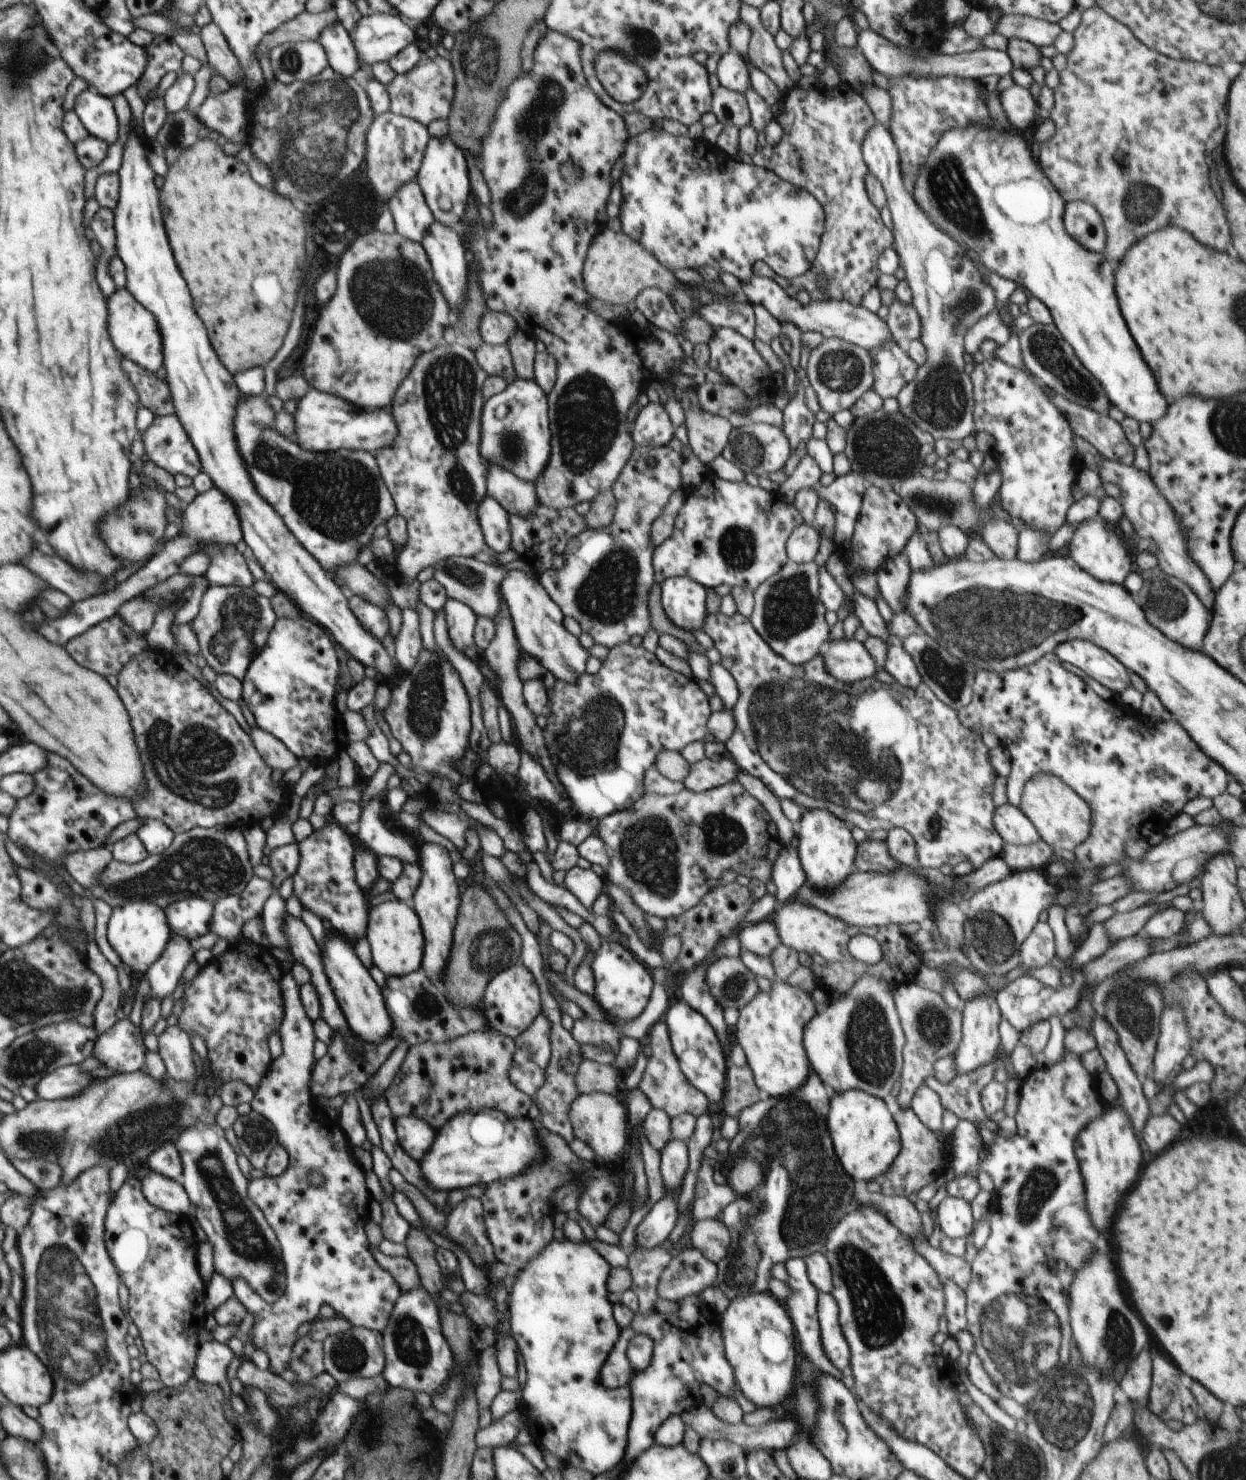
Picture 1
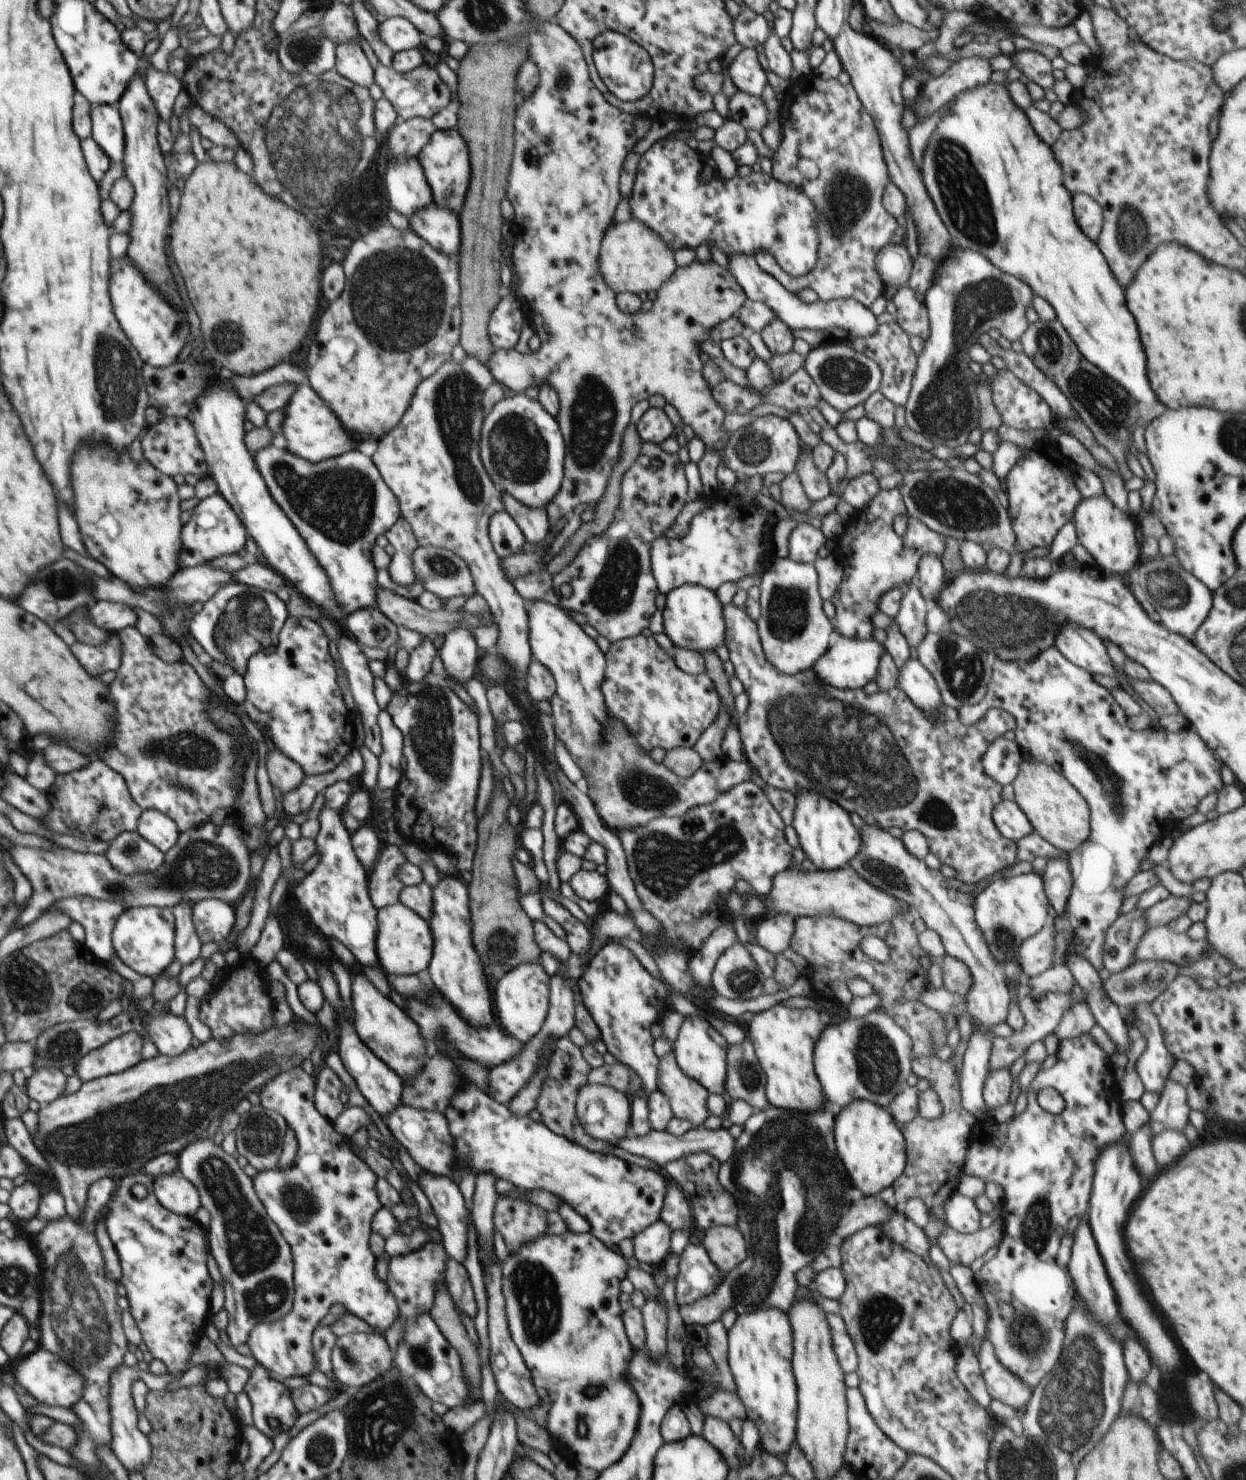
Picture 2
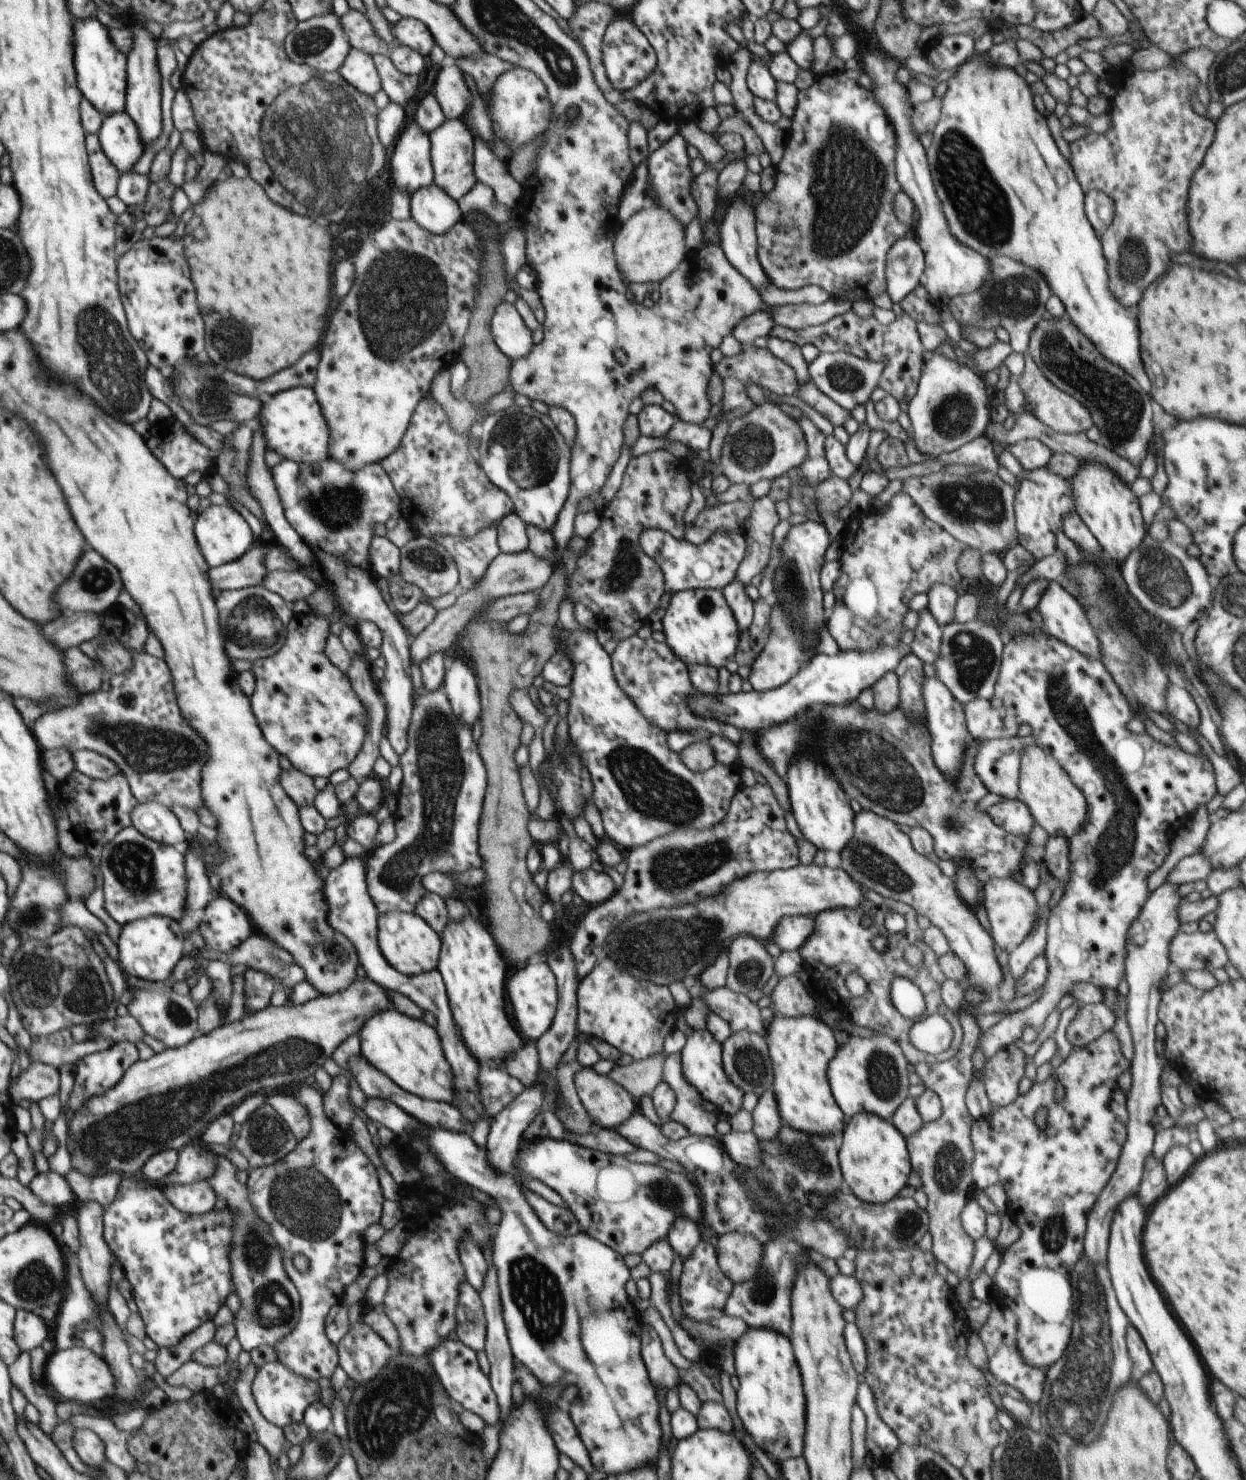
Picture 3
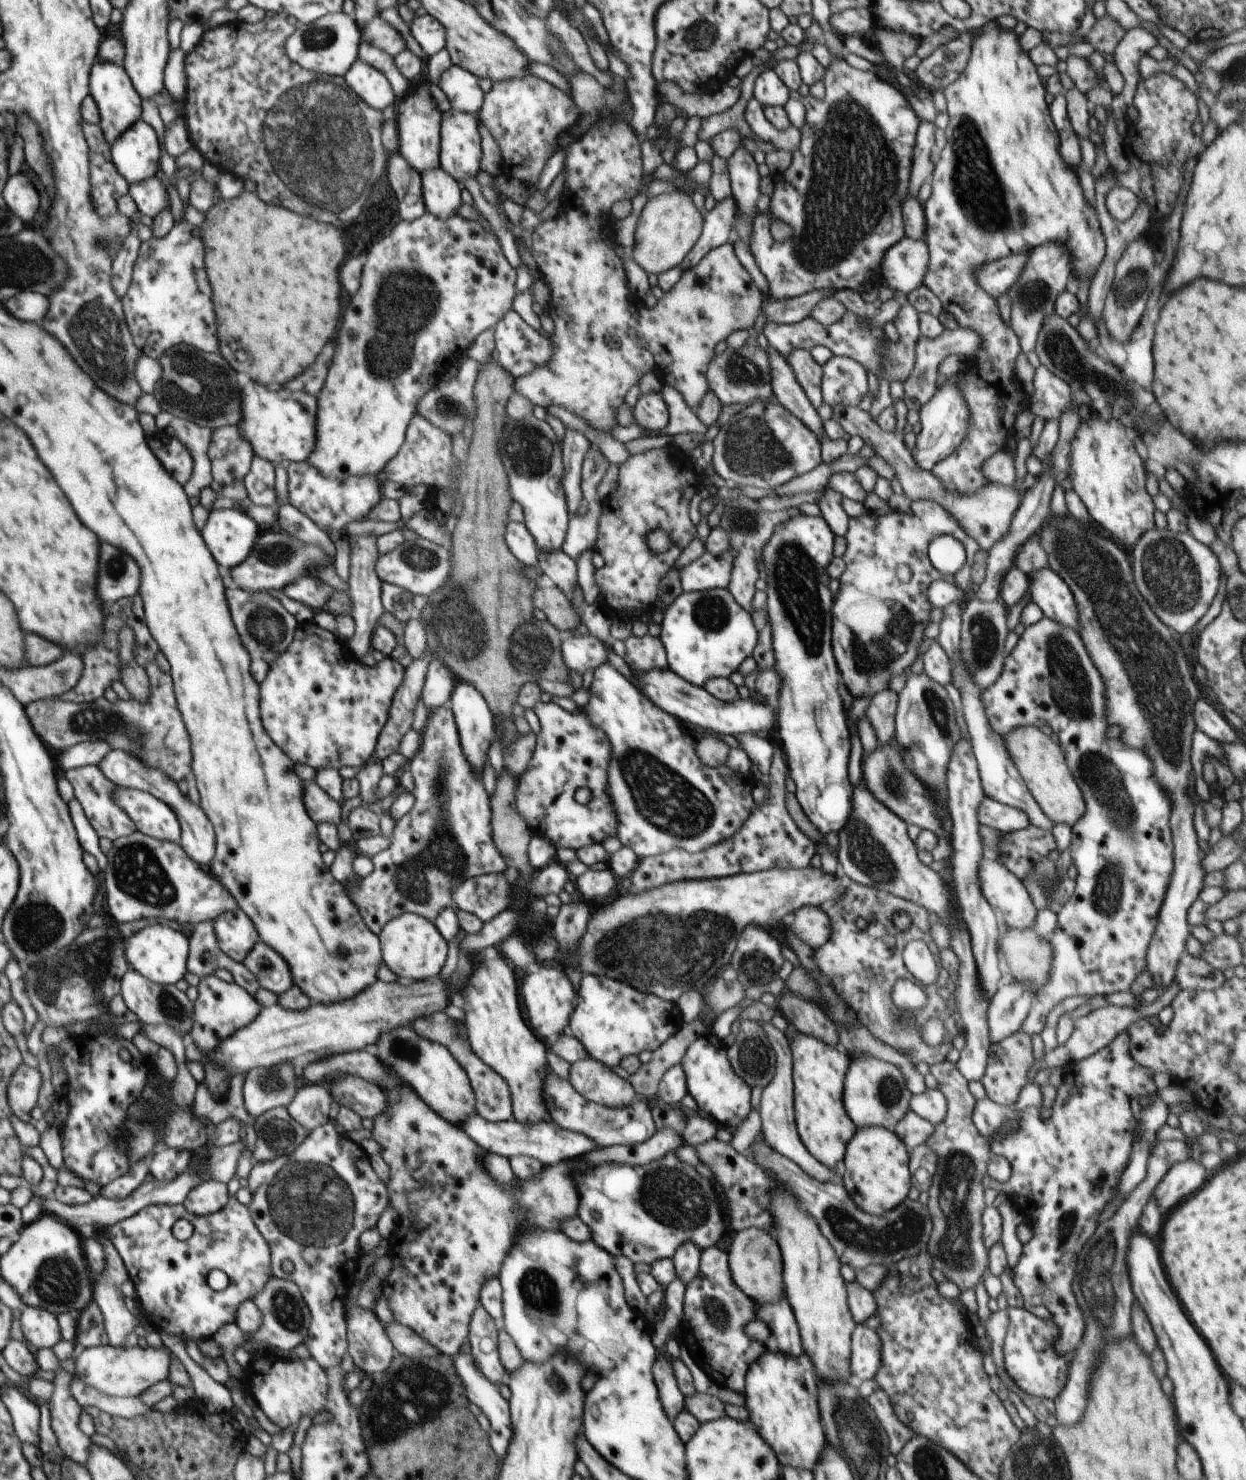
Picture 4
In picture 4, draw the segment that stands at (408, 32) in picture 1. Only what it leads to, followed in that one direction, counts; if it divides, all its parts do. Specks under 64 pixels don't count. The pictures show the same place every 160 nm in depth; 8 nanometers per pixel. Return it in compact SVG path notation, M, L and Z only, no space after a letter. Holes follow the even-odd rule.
M416 16L409 23L411 36L418 42L418 45L426 56L432 56L446 47L446 32L438 20L432 16Z

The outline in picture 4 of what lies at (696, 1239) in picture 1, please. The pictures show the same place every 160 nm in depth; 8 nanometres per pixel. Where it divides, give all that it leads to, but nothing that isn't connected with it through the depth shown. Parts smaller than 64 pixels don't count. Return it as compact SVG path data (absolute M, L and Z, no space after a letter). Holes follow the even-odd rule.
M744 1228L732 1232L732 1244L728 1250L728 1264L732 1280L753 1302L778 1302L785 1296L782 1278L783 1260L777 1242L760 1228Z

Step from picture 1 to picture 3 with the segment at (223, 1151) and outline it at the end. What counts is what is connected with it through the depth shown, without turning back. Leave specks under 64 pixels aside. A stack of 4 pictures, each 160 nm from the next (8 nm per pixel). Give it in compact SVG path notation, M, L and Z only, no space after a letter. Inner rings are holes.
M217 1156L217 1171L206 1181L215 1190L218 1199L226 1199L226 1207L235 1216L233 1249L229 1259L235 1292L241 1300L241 1309L234 1317L233 1323L235 1336L243 1350L250 1352L262 1344L277 1345L298 1324L301 1302L296 1285L284 1270L281 1252L268 1225L260 1220L255 1208L250 1204L245 1185L238 1183L237 1171L228 1158Z

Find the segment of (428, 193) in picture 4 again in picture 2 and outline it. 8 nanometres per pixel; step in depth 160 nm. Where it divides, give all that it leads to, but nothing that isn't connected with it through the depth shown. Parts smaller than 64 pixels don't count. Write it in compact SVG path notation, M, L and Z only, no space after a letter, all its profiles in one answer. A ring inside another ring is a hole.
M430 203L409 218L409 226L435 249L458 258L461 221L453 210Z

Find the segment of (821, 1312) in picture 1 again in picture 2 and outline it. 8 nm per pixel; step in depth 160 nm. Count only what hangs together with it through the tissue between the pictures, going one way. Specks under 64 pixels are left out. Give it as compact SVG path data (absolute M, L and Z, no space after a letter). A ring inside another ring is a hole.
M827 1314L827 1321L830 1325L831 1335L833 1338L834 1352L838 1362L845 1374L857 1372L858 1355L855 1344L847 1331L844 1319L841 1315Z

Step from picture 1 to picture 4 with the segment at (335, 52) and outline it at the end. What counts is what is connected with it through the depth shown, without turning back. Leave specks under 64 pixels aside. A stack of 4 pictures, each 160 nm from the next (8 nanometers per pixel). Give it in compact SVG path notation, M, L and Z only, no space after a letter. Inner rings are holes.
M359 59L352 62L344 80L361 100L375 110L383 111L397 103L388 78L368 62Z

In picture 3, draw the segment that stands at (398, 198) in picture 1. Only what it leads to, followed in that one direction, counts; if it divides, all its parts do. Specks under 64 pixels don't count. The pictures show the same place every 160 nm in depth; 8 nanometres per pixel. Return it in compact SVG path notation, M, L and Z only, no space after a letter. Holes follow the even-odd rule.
M416 121L408 123L398 137L390 162L394 186L410 194L433 183L431 140Z

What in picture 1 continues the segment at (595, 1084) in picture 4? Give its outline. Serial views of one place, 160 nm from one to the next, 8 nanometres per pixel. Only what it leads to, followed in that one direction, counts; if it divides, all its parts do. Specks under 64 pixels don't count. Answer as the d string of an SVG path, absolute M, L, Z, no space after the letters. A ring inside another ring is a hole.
M603 1092L582 1093L576 1097L569 1110L569 1119L573 1126L575 1138L586 1142L596 1153L594 1164L614 1166L618 1154L630 1142L630 1126L626 1117L626 1108L618 1101L616 1095Z

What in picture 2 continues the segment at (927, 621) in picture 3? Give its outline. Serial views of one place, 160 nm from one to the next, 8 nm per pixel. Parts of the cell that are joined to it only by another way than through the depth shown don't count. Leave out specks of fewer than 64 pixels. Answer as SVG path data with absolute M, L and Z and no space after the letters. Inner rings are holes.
M912 582L904 588L905 596L900 610L894 617L899 630L906 637L909 646L918 648L923 643L927 632L928 607L925 598L920 594L917 583Z

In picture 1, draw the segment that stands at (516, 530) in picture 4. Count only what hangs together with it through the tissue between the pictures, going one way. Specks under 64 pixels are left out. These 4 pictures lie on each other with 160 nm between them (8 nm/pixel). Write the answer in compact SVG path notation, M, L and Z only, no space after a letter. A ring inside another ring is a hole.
M484 496L477 513L485 544L497 554L510 549L509 512L494 498Z

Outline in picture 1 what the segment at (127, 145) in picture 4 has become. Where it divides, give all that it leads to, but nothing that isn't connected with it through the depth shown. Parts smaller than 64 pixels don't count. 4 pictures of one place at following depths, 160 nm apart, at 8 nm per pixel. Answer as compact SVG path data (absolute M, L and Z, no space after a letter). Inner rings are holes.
M88 88L77 96L73 109L90 135L107 142L109 146L117 141L119 137L119 122L112 99L102 96L92 88Z

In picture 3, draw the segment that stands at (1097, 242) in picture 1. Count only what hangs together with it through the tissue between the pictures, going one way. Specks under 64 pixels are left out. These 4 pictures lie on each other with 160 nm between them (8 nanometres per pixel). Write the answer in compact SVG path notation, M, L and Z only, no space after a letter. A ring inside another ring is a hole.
M1101 191L1085 193L1085 208L1088 220L1092 222L1098 236L1103 236L1113 224L1115 218L1115 203L1110 195Z

